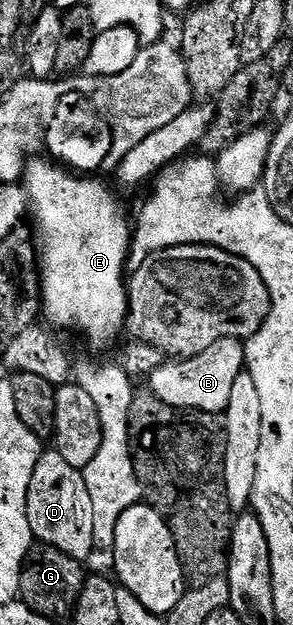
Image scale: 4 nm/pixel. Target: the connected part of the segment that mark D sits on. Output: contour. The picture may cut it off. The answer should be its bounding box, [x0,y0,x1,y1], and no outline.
[27,449,95,561]

